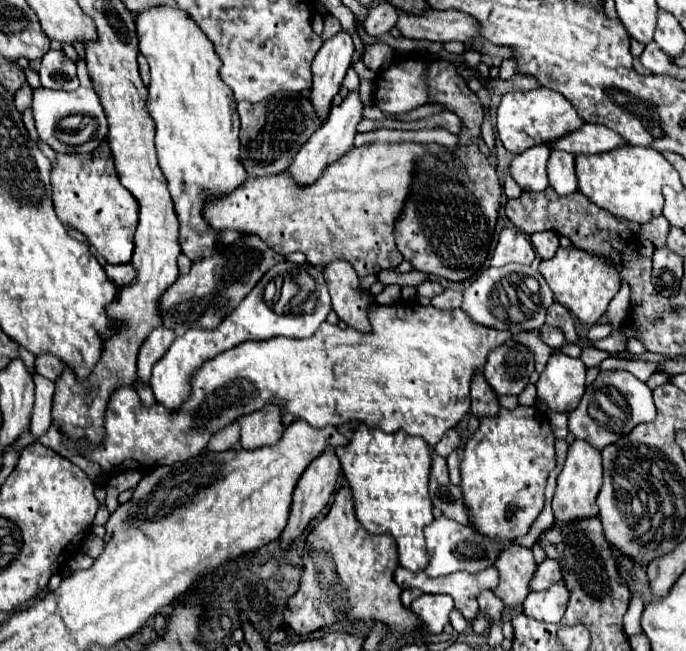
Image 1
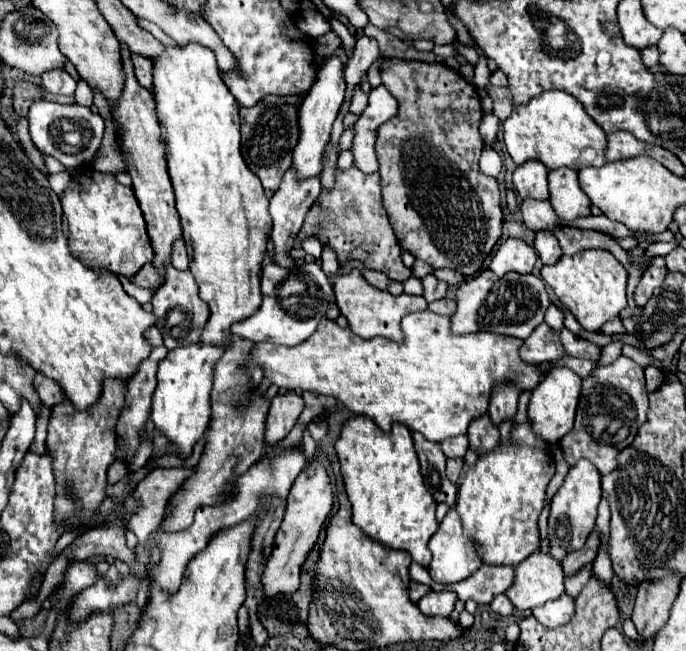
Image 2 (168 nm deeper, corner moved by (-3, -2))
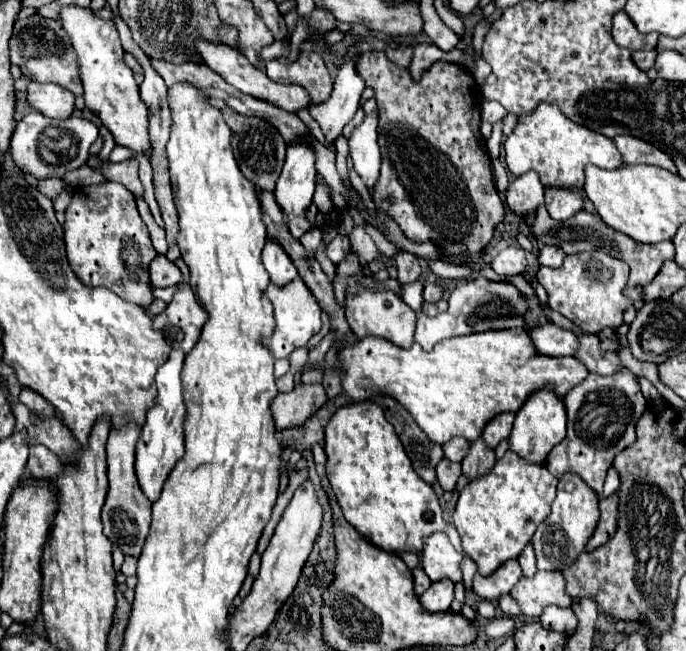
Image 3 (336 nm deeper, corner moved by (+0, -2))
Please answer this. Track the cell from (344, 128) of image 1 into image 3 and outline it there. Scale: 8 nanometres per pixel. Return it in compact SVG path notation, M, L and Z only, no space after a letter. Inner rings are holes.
M270 240L266 242L264 252L262 252L262 260L264 260L264 266L270 274L270 282L276 286L286 286L298 276L294 264L288 260L286 252L276 242L270 242Z

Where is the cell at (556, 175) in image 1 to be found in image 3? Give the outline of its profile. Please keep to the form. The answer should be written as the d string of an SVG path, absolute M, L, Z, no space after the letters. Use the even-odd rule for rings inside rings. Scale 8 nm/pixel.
M546 188L546 210L550 218L568 220L582 208L582 200L578 200L574 192L558 192L558 188Z

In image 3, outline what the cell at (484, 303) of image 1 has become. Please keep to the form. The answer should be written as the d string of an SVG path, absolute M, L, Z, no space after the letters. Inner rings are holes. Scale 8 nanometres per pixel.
M478 276L470 282L462 282L456 286L450 294L450 306L446 312L430 318L422 314L421 305L423 303L423 284L420 281L412 284L402 284L402 296L408 306L412 306L418 314L416 322L416 332L414 340L430 352L432 346L444 338L454 338L454 336L464 336L464 334L474 334L474 332L484 332L484 330L504 330L504 328L524 328L524 312L528 312L528 306L520 294L520 290L512 284L506 282L490 282L484 276Z

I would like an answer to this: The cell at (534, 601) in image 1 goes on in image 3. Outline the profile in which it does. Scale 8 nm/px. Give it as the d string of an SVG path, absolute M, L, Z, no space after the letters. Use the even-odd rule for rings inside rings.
M550 606L546 608L546 612L542 612L540 622L544 628L554 630L554 632L564 632L564 634L574 634L578 620L572 612L572 608L558 608L558 606Z

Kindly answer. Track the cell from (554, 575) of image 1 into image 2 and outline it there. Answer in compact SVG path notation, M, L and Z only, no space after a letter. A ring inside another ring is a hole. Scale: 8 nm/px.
M597 530L589 534L589 538L587 538L587 542L581 550L571 552L563 558L563 562L561 562L563 574L565 576L575 576L583 566L587 566L595 560L595 554L597 554Z

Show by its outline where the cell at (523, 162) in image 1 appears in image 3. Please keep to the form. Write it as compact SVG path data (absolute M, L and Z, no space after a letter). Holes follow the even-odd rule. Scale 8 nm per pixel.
M526 172L526 176L516 178L506 190L506 206L520 218L534 214L540 204L544 204L544 188L538 184L538 176L534 176L534 172Z

